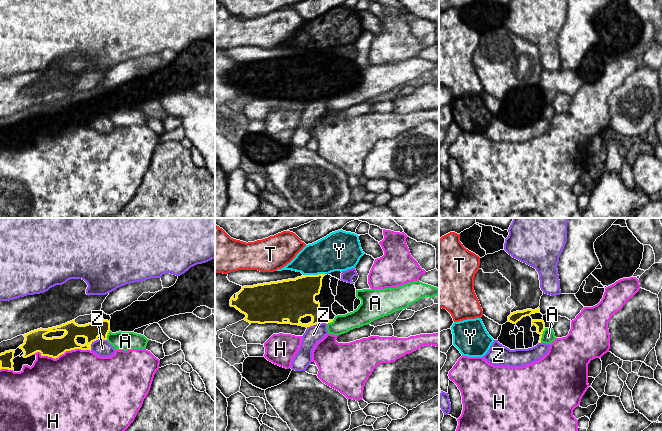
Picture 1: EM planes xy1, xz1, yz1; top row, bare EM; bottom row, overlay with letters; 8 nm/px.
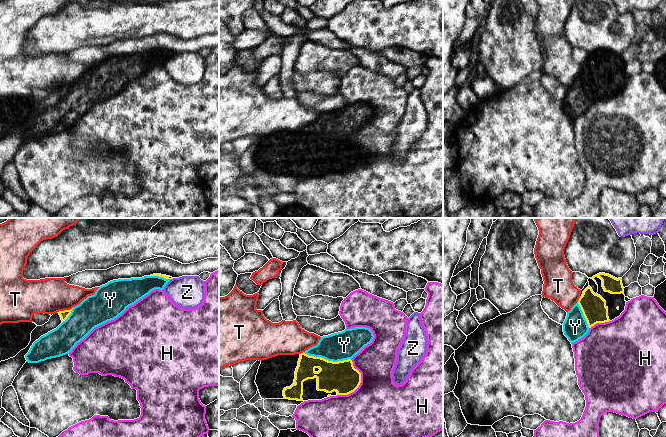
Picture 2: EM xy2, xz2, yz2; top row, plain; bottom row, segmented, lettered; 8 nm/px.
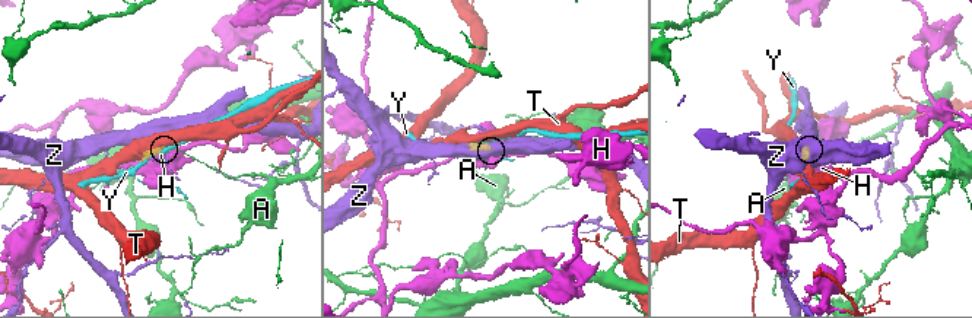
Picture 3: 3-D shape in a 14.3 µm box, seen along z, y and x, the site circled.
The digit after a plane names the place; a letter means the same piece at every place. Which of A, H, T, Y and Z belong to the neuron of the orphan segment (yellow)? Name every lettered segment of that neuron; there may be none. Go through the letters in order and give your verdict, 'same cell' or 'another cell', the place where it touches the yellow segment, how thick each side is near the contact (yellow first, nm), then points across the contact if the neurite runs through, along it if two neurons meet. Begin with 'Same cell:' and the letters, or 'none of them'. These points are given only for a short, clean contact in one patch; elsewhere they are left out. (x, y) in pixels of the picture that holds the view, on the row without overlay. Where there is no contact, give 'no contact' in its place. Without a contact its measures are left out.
Same cell: none of them
A: another cell | yz1 (541, 111) | 70/110 nm | along yz1 (545, 104), (540, 118)
H: another cell | xy1 (59, 131) | 170/480 nm
T: another cell | xy2 (64, 86) | 70/280 nm | along xy2 (73, 82), (67, 86), (56, 88)
Y: another cell | xz2 (327, 136) | 240/220 nm
Z: another cell | xz1 (313, 100) | 320/140 nm

